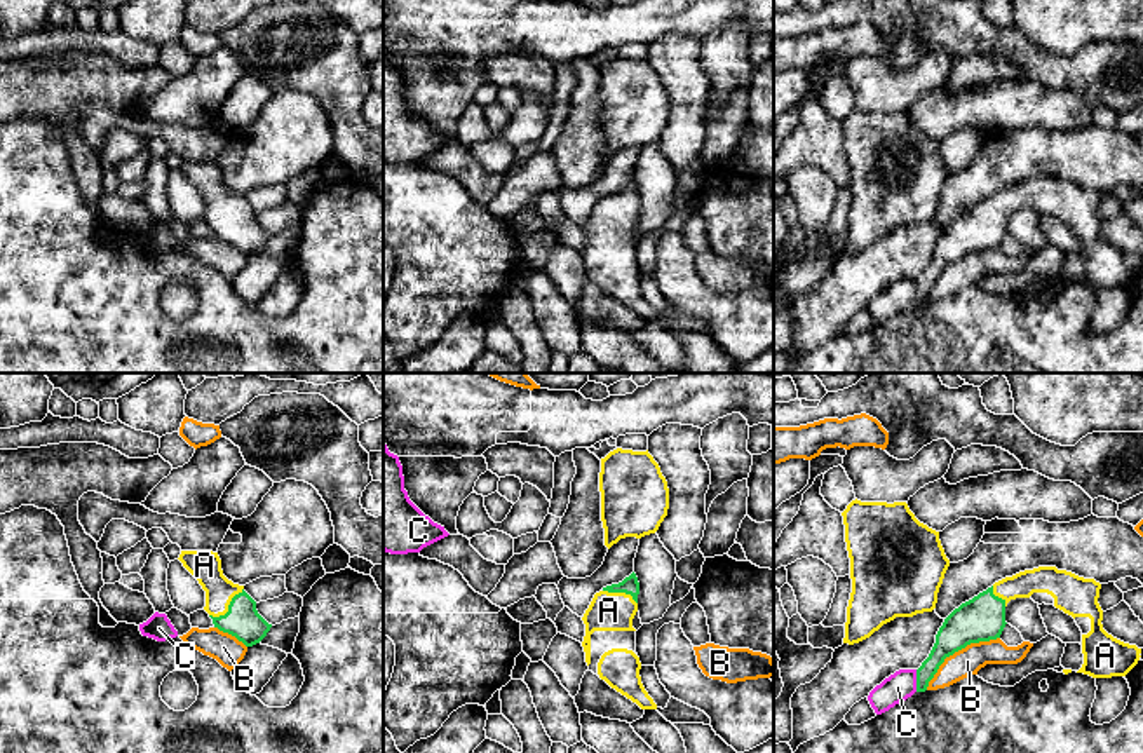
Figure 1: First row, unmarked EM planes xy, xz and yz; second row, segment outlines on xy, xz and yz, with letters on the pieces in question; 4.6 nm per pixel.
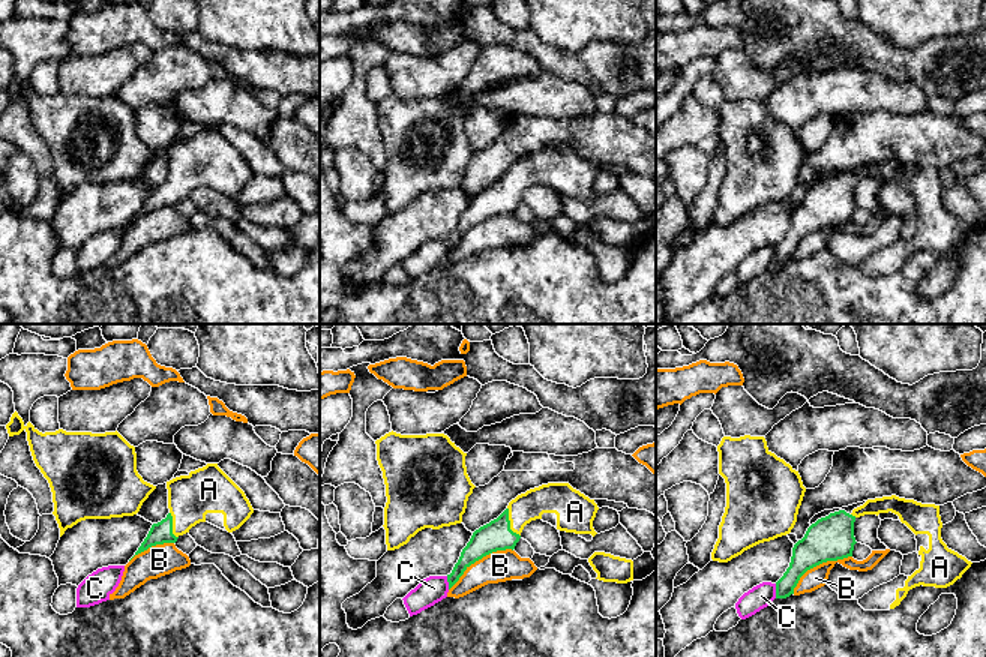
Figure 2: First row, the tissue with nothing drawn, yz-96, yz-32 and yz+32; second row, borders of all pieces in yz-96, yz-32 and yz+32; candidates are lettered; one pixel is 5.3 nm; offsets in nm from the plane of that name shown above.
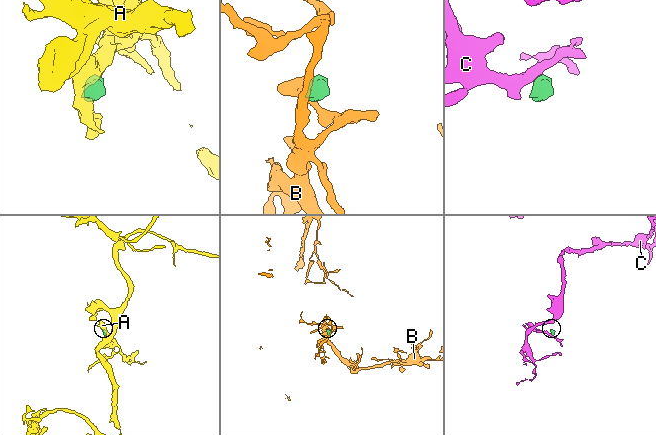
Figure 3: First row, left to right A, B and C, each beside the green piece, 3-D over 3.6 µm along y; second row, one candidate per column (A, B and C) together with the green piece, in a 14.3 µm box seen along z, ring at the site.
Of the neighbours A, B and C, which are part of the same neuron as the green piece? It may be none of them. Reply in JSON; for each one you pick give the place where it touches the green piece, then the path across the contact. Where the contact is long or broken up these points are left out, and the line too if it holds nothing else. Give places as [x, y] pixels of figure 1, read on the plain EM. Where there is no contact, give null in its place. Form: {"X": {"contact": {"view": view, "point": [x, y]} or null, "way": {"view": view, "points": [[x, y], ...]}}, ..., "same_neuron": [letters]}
{"A": {"contact": {"view": "xy", "point": [229, 218]}, "way": {"view": "xy", "points": [[243, 230], [229, 218], [204, 175]]}}, "same_neuron": ["A"]}

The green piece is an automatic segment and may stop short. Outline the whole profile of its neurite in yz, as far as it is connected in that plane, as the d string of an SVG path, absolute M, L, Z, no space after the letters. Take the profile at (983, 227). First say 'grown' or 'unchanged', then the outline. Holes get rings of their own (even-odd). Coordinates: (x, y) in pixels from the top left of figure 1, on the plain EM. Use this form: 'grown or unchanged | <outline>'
grown | M1038 176L995 192L955 218L936 244L929 267L916 279L916 302L925 302L946 267L971 253L1000 248L1005 216L1016 207L1054 214L1072 225L1082 241L1084 274L1077 282L1092 288L1126 286L1140 270L1141 258L1124 253L1103 239L1098 213L1101 193L1056 176Z

